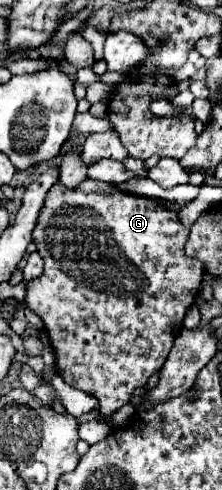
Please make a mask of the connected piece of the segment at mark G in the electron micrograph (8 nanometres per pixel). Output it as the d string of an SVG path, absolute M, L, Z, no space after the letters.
M87 177L79 187L75 189L67 189L61 181L57 181L47 197L45 197L45 205L39 213L37 225L33 229L33 243L37 245L37 253L43 257L45 267L43 267L43 275L37 279L27 281L27 295L25 295L25 305L29 309L33 309L45 323L45 331L49 333L51 339L51 347L55 349L55 357L57 357L57 371L63 375L65 383L69 383L75 389L81 389L89 395L93 395L99 401L99 411L109 417L113 411L117 411L119 407L123 407L125 403L131 401L133 393L137 389L143 389L145 383L149 381L149 377L159 371L171 351L173 339L181 333L183 329L183 317L185 311L195 303L195 297L199 293L199 287L203 283L203 275L205 275L205 265L199 259L187 257L183 253L183 245L189 237L189 227L181 223L179 215L175 211L165 209L163 205L159 205L157 201L151 201L147 197L139 197L139 195L131 195L131 193L123 193L119 191L115 185L105 183L105 181L97 181Z

